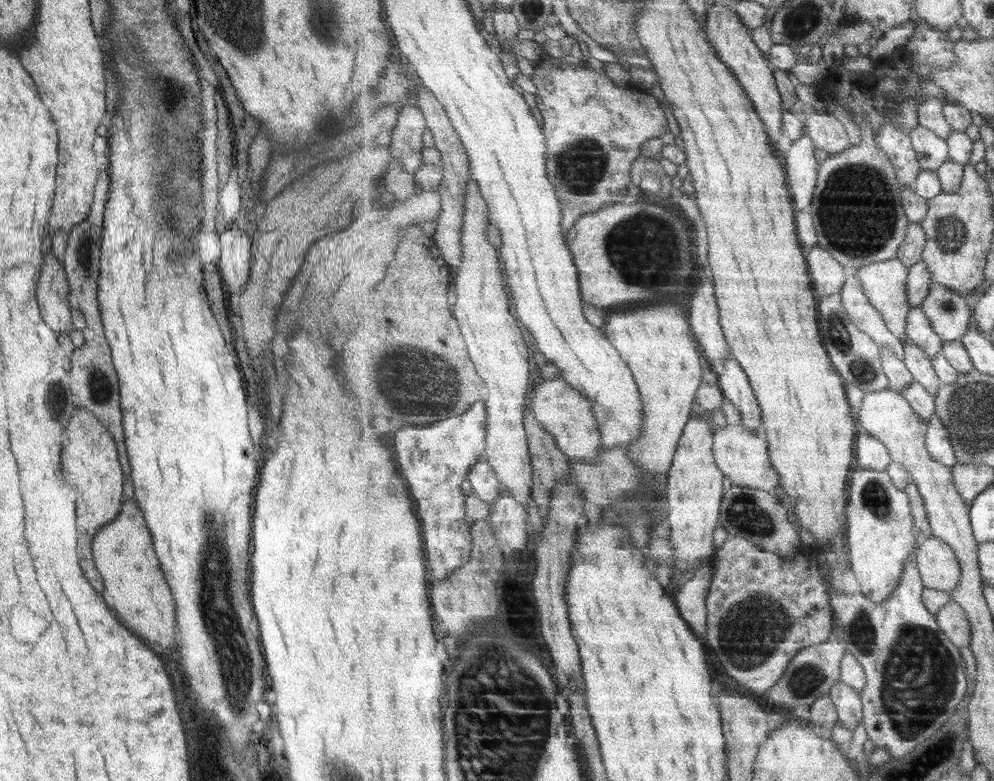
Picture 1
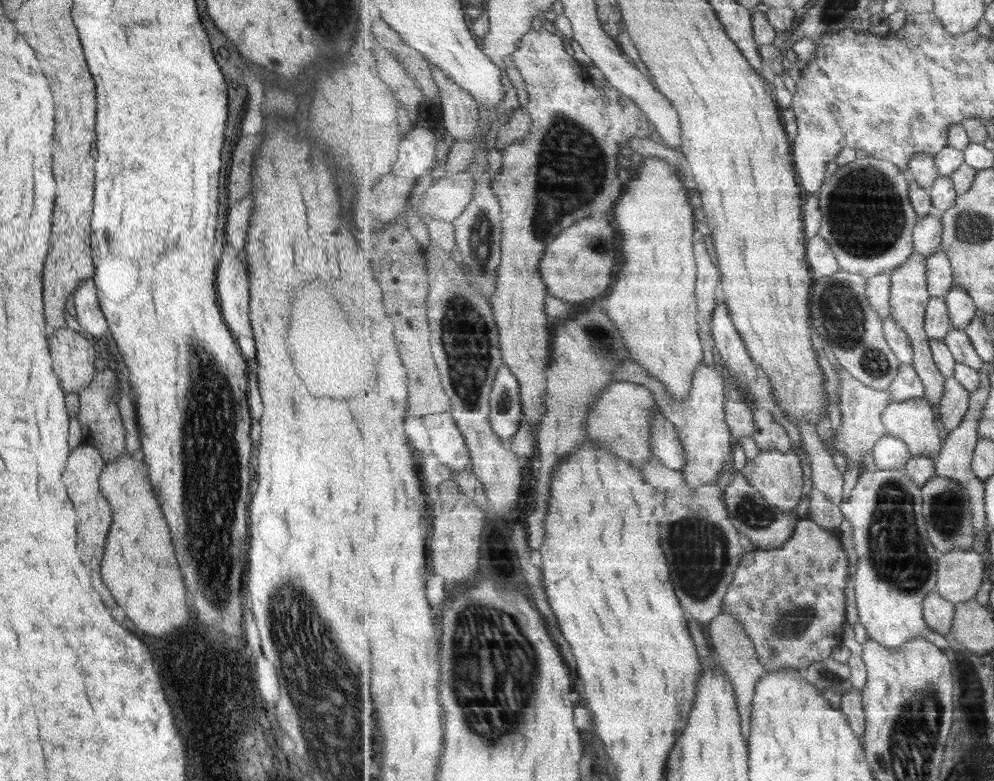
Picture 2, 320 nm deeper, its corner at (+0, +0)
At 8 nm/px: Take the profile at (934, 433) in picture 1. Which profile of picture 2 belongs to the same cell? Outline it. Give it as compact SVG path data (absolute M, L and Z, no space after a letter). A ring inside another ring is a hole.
M957 377L946 379L945 392L939 414L941 421L947 431L947 435L961 424L963 418L966 417L967 411L970 409L970 393L960 382Z

